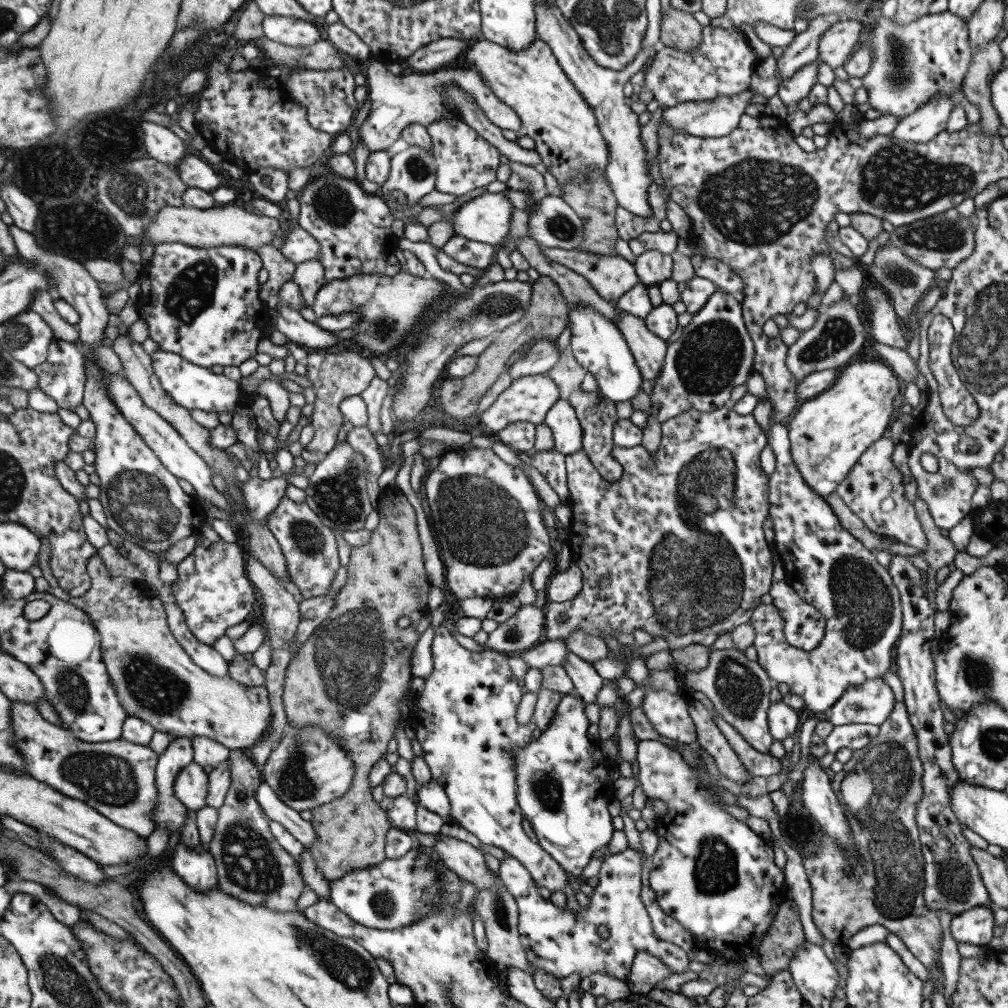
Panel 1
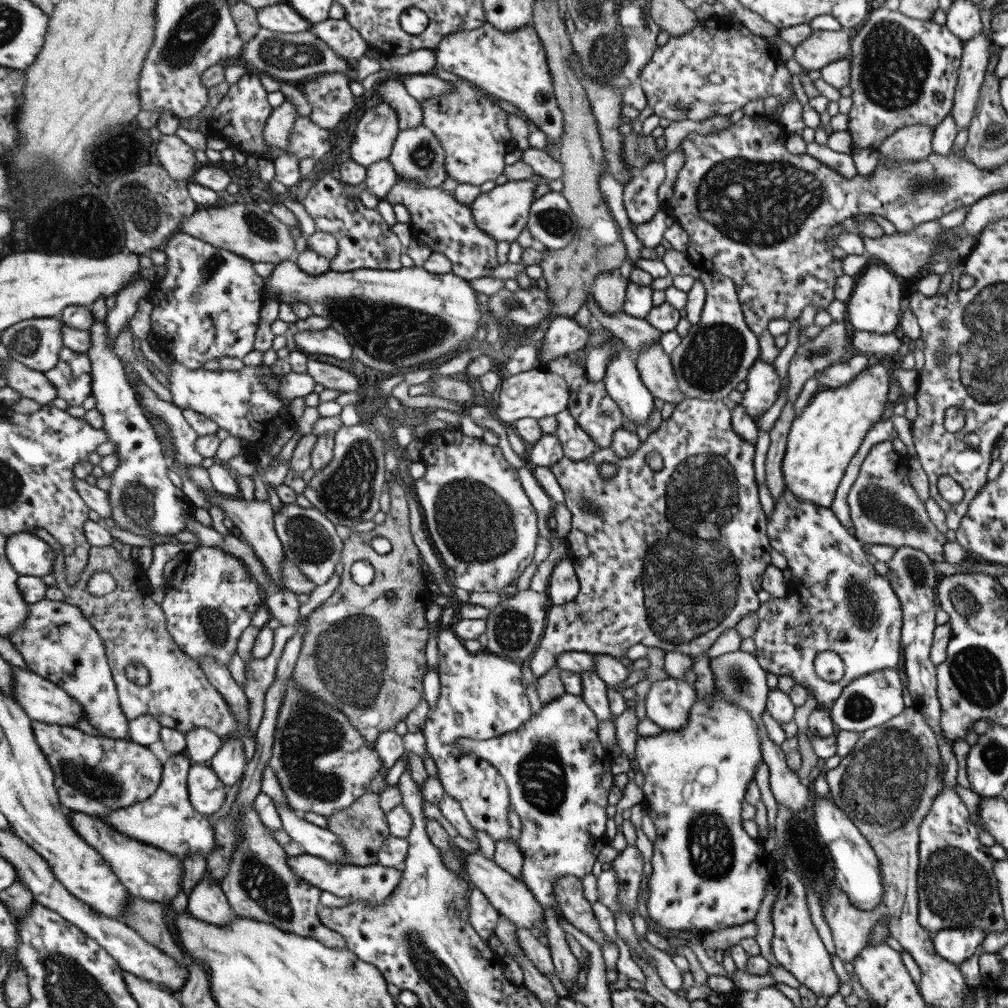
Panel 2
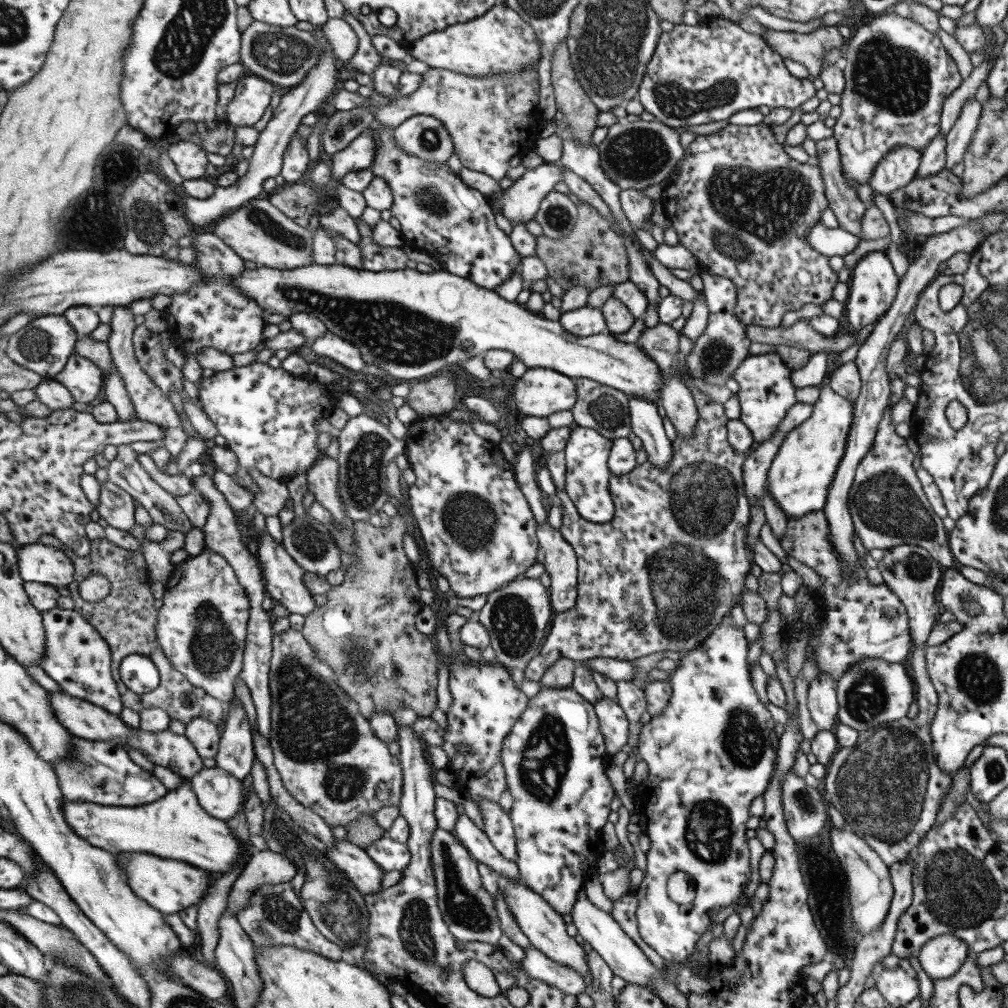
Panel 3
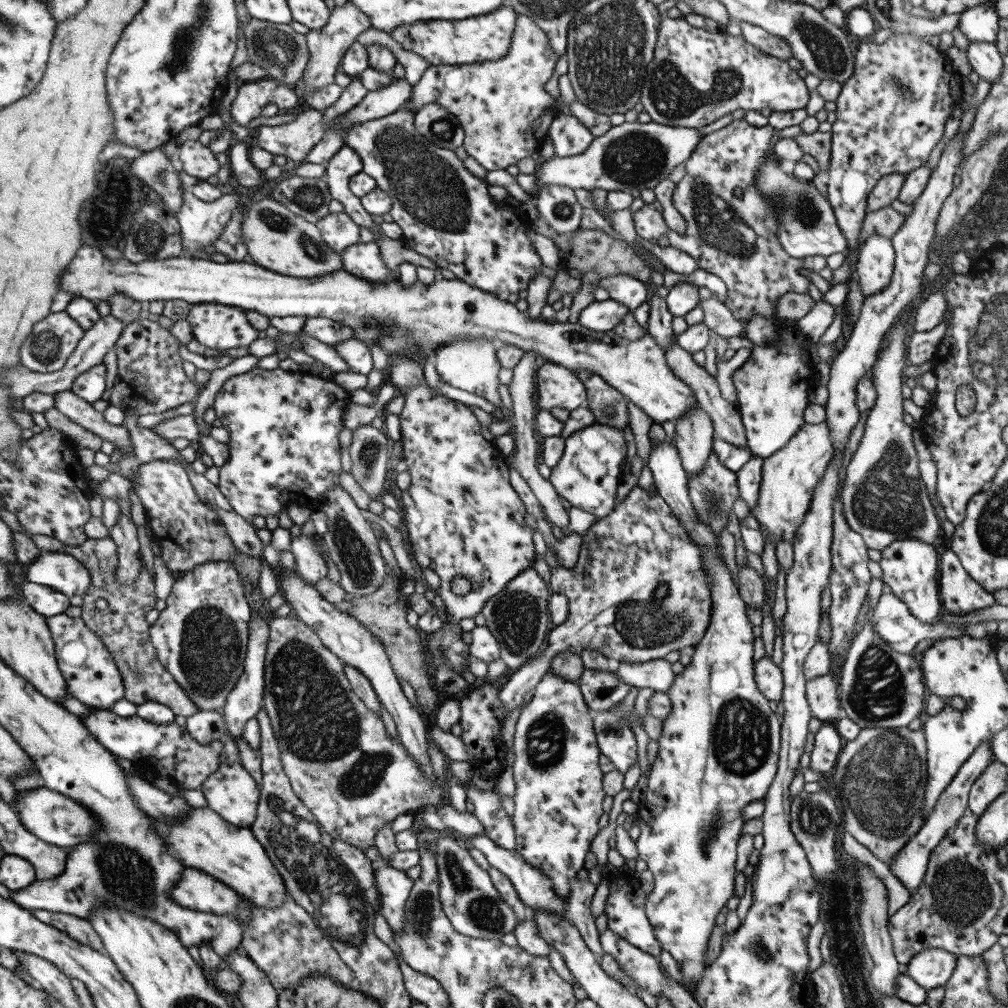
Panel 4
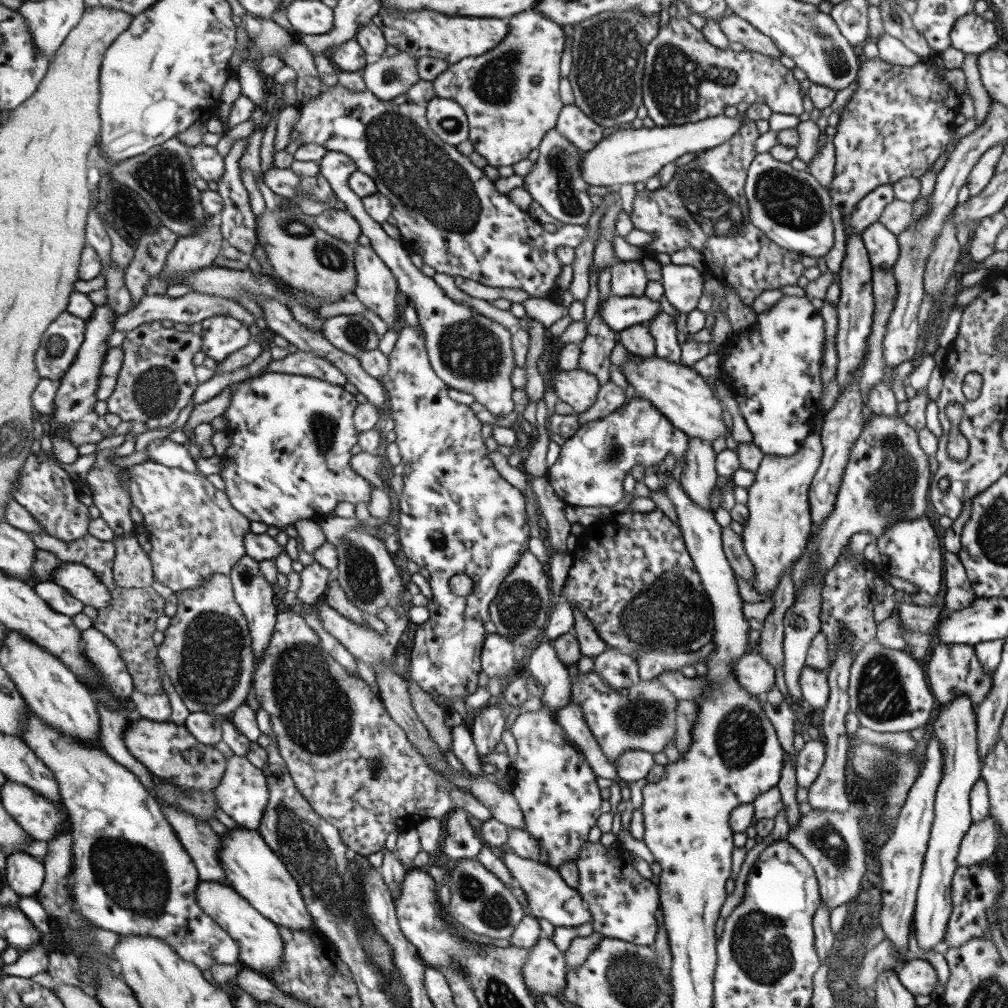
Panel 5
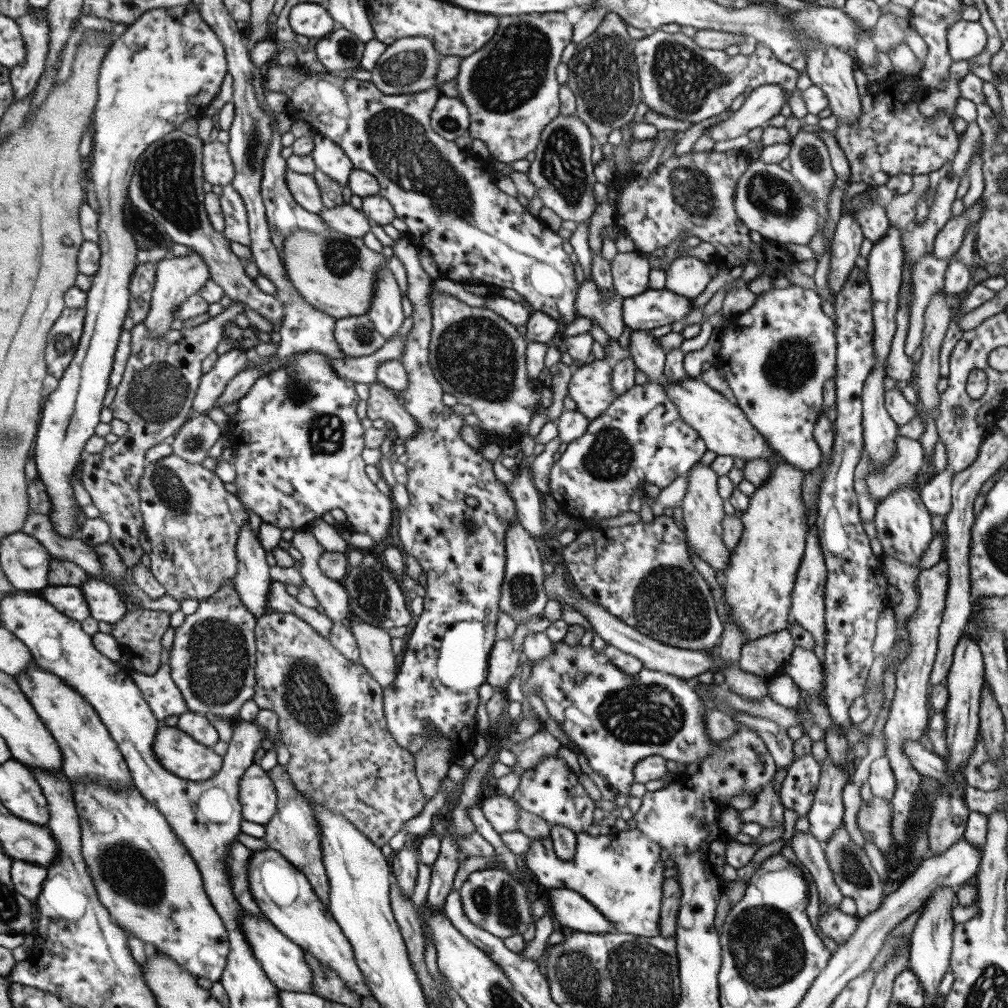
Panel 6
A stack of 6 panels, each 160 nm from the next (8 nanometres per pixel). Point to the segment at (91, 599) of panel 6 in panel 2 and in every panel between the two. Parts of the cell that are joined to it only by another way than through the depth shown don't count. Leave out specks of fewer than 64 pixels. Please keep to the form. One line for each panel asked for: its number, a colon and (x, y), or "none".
2: (30, 555)
3: (38, 562)
4: (62, 571)
5: (82, 582)

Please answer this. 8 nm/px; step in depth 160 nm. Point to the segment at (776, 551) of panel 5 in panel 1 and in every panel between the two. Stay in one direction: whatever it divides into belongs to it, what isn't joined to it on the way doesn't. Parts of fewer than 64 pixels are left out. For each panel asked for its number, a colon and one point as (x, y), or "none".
1: (827, 434)
2: (820, 443)
3: (800, 473)
4: (788, 476)

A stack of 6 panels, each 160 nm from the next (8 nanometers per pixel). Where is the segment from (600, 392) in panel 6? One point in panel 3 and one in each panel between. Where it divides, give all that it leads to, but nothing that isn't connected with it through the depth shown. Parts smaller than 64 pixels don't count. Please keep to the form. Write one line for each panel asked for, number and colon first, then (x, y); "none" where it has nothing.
3: (539, 392)
4: (557, 387)
5: (575, 388)

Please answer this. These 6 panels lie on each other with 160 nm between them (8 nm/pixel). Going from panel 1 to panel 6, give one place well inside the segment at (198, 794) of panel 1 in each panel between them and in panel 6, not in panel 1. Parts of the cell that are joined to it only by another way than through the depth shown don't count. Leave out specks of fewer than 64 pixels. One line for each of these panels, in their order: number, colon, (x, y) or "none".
2: (207, 791)
3: (221, 793)
4: (231, 791)
5: (243, 794)
6: (258, 794)

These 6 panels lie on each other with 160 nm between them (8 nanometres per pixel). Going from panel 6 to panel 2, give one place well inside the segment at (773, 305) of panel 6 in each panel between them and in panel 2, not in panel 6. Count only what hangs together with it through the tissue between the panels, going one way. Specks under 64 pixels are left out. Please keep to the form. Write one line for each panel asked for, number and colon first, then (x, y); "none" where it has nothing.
2: (763, 385)
3: (765, 393)
4: (771, 386)
5: (772, 370)

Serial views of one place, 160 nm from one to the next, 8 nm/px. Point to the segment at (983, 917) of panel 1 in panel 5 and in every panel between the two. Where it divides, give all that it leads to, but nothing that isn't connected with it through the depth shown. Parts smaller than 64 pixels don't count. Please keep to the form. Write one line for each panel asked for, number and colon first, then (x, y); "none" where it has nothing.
2: (953, 945)
3: (940, 957)
4: (932, 967)
5: (917, 976)

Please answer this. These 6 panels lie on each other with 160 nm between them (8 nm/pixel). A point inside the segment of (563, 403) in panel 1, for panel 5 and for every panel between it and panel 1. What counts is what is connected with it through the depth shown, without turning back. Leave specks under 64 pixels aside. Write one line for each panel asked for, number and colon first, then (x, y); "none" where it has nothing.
2: (576, 445)
3: (586, 483)
4: (587, 475)
5: (592, 463)

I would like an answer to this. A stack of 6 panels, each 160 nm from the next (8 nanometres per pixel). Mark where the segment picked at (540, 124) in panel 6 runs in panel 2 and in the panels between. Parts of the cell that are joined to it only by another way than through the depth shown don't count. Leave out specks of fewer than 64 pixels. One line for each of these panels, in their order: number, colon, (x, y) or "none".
2: (472, 131)
3: (489, 118)
4: (501, 105)
5: (509, 94)

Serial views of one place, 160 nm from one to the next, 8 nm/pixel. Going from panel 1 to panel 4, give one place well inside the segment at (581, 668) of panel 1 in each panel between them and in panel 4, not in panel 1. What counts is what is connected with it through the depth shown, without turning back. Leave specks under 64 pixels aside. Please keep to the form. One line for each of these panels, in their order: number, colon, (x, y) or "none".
2: (593, 690)
3: (612, 723)
4: (614, 739)

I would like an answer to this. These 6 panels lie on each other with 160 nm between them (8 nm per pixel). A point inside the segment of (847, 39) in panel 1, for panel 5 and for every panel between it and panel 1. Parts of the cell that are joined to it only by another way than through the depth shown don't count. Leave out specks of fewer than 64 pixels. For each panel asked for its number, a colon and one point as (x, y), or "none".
2: (821, 47)
3: (808, 49)
4: (773, 45)
5: (736, 29)

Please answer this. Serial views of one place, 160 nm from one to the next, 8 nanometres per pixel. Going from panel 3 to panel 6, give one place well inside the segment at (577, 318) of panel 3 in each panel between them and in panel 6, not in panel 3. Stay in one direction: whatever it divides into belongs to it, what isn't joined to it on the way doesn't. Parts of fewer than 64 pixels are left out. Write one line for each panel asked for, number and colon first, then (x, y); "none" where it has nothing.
4: (600, 316)
5: (618, 313)
6: (653, 310)

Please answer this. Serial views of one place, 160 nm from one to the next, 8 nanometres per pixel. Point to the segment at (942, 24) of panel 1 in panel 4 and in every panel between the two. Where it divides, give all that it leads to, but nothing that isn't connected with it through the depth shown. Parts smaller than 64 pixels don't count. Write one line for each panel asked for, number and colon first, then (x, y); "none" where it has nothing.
2: (898, 65)
3: (896, 74)
4: (890, 113)

